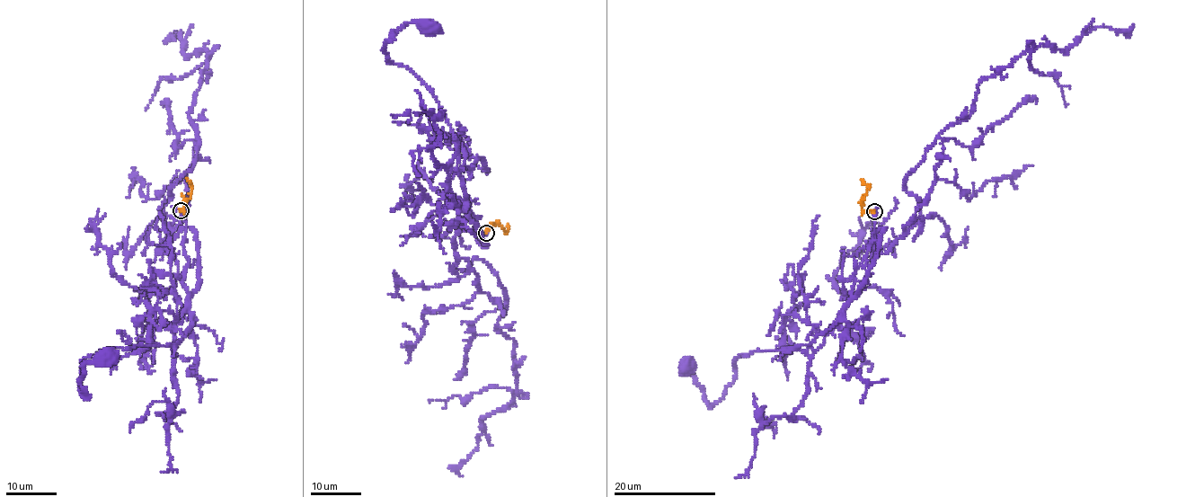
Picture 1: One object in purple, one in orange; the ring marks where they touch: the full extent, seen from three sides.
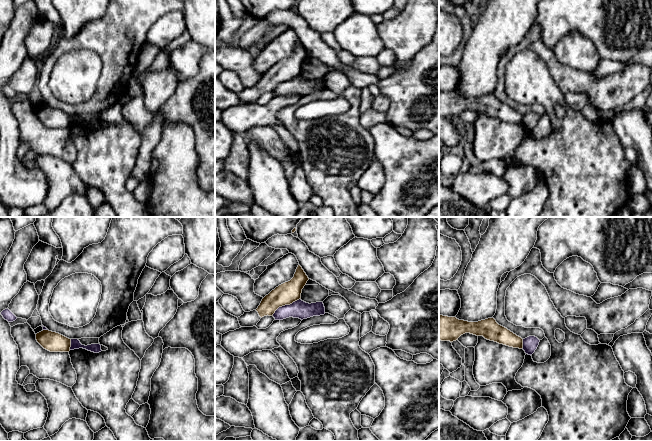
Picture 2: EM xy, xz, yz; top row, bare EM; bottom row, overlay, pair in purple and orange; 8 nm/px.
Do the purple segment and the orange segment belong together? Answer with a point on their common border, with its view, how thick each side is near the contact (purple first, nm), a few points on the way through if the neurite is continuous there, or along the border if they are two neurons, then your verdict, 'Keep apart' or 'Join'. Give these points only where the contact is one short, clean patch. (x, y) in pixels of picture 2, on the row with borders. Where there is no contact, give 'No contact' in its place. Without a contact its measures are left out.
Touches purple at xz (285, 305). Thickness 140 nm (purple) against 180 nm. Boundary: xz (300, 298), (280, 306), (272, 315). Keep apart

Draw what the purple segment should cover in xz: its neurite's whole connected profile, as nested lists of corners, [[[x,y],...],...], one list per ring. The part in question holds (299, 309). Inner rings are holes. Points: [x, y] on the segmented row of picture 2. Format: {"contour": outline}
{"contour": [[[299,299],[290,305],[279,307],[273,314],[273,317],[275,320],[283,320],[289,317],[299,318],[303,320],[324,314],[325,307],[323,302],[309,304]]]}

